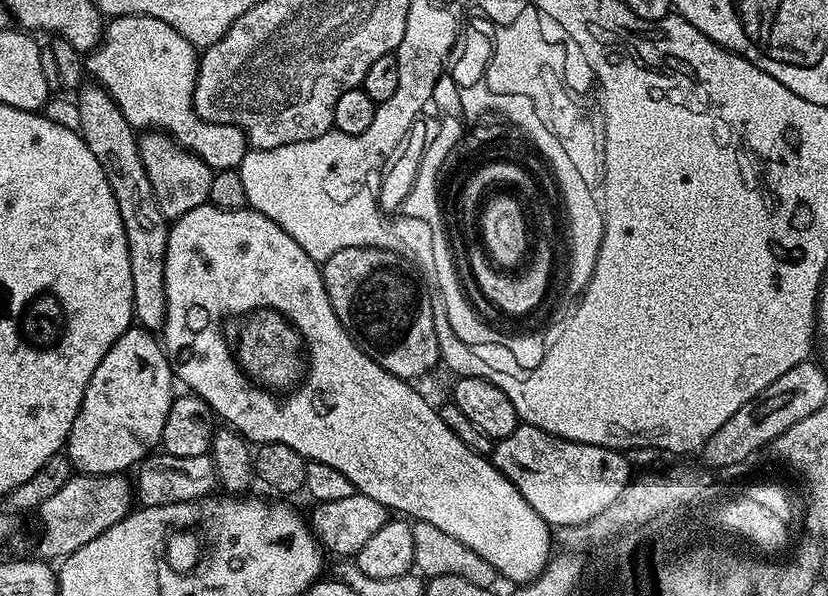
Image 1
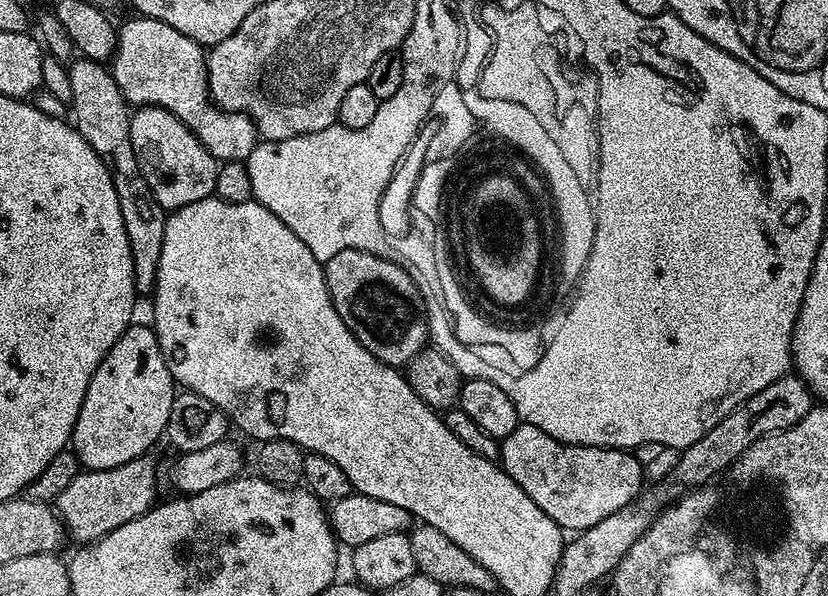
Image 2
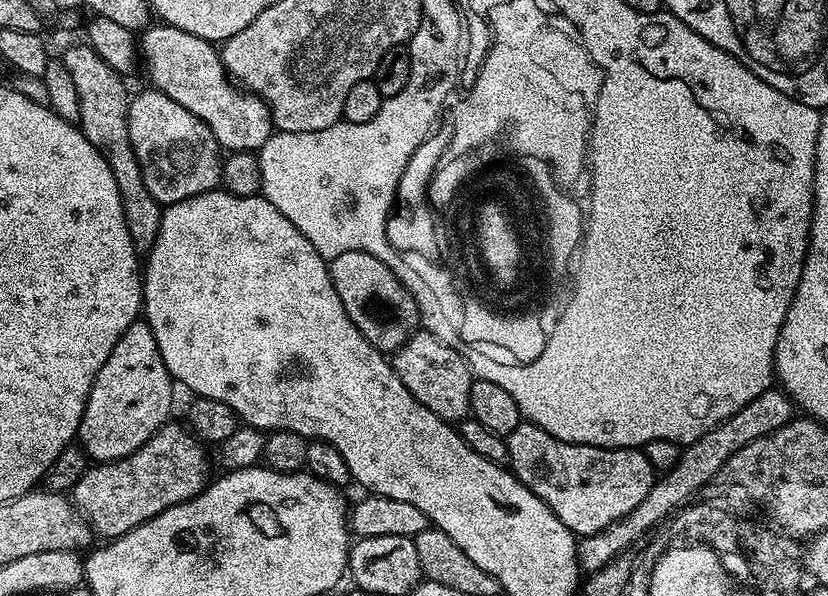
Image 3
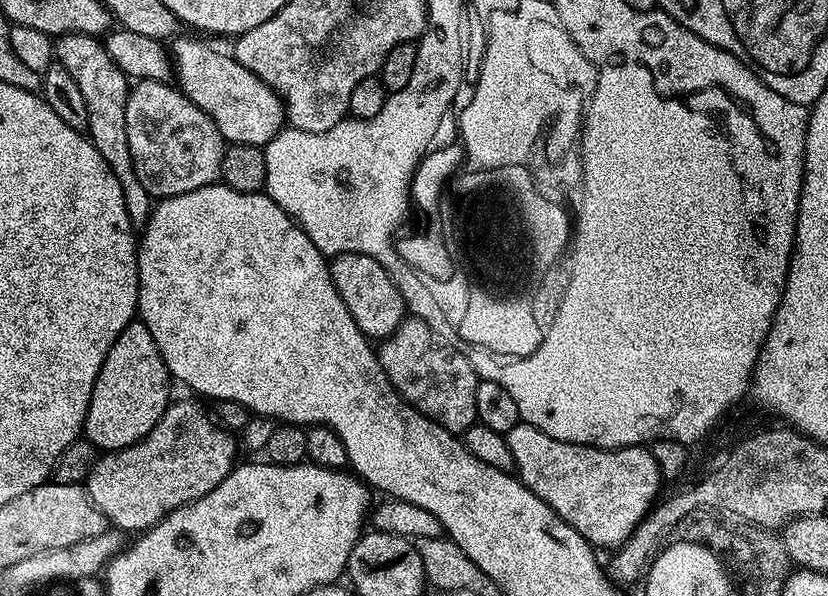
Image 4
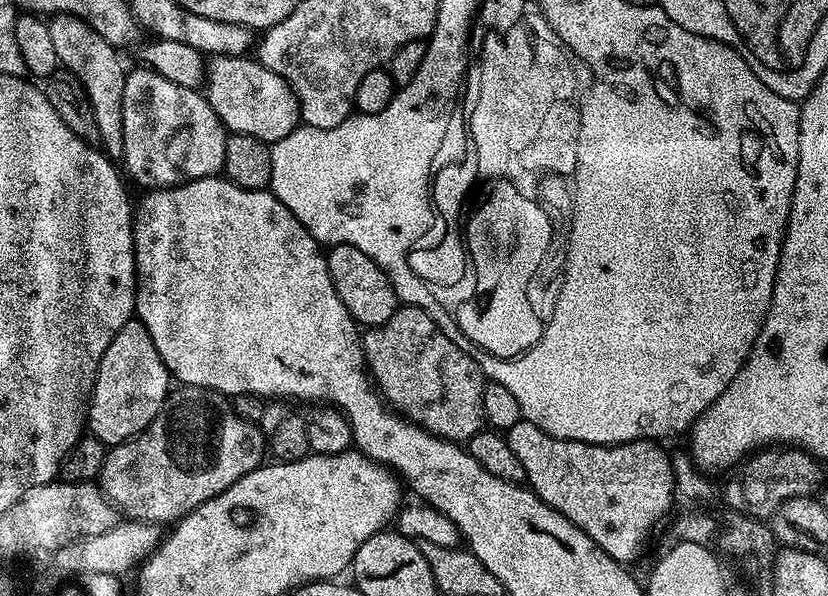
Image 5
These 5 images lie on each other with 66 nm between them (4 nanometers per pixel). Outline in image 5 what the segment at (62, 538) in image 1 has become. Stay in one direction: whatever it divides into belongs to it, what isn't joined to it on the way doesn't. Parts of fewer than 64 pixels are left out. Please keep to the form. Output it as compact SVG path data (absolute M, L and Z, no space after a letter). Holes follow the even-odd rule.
M187 386L177 389L169 391L162 410L144 432L105 451L98 487L127 519L171 525L202 502L221 496L265 459L264 433L253 421L243 420L219 392Z

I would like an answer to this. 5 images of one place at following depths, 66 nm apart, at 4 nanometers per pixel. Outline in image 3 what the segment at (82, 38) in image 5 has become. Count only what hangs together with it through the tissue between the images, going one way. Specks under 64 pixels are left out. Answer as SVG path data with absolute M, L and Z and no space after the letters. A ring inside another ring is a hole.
M87 46L68 48L62 53L66 70L70 70L70 79L78 90L78 110L80 119L78 127L84 136L106 158L114 178L118 182L118 194L122 198L122 214L126 218L126 230L130 230L130 238L134 242L137 253L146 254L154 246L154 238L158 238L158 226L162 205L146 190L146 182L142 178L142 170L138 166L138 158L134 158L134 146L130 142L128 129L128 105L130 91L124 85L125 77L114 71L94 50Z

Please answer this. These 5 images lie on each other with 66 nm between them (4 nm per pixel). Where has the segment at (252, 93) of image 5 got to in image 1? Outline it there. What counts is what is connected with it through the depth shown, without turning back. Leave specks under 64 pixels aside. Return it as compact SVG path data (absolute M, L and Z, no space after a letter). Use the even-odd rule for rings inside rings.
M117 16L107 21L104 35L96 50L87 53L86 72L89 77L94 78L95 83L112 95L118 110L122 110L122 118L126 118L133 130L167 132L176 143L202 158L202 162L206 162L206 166L216 172L239 169L242 158L250 151L246 134L233 124L206 122L192 108L197 63L198 49L186 42L186 38L182 38L182 34L174 30L174 26L166 26L166 22L158 22L158 18L149 16Z

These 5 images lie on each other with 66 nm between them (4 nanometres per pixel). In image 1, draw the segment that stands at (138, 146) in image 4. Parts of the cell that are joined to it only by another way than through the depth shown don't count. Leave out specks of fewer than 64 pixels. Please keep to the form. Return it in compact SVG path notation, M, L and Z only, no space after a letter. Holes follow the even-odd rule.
M148 130L139 137L139 141L142 166L146 170L146 178L150 178L154 198L165 220L169 222L177 220L182 214L194 210L194 206L208 203L214 169L206 166L202 158L198 158L193 152L186 151L167 132Z

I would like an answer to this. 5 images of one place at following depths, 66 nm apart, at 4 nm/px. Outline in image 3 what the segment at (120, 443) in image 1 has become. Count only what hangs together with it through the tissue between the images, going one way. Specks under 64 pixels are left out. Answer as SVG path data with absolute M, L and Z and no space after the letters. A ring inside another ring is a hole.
M136 319L133 324L118 338L118 346L110 350L110 358L106 358L102 370L94 378L94 386L88 395L88 404L82 414L82 422L78 433L79 447L88 453L96 462L120 460L124 456L134 454L165 424L169 423L172 412L172 388L174 381L166 370L166 362L162 362L162 354L158 350L158 342L143 319Z

